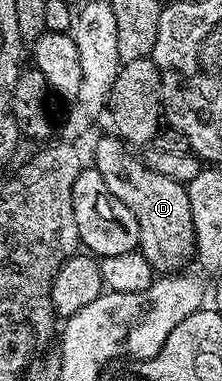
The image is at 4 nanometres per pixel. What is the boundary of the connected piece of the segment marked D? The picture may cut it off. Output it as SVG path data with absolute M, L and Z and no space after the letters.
M110 134L106 136L94 148L93 167L98 169L99 174L104 178L104 182L108 182L108 190L112 190L112 194L116 194L116 198L120 198L120 202L124 202L124 206L128 206L128 210L132 210L132 214L136 214L136 226L138 227L138 247L137 251L142 253L144 258L148 258L148 262L154 267L155 273L170 274L175 271L174 268L174 248L178 248L182 244L182 240L186 242L194 239L194 223L192 222L192 214L190 213L190 194L189 191L180 182L172 182L172 178L164 178L164 174L156 174L145 162L136 161L130 157L131 149L118 138L117 135Z

